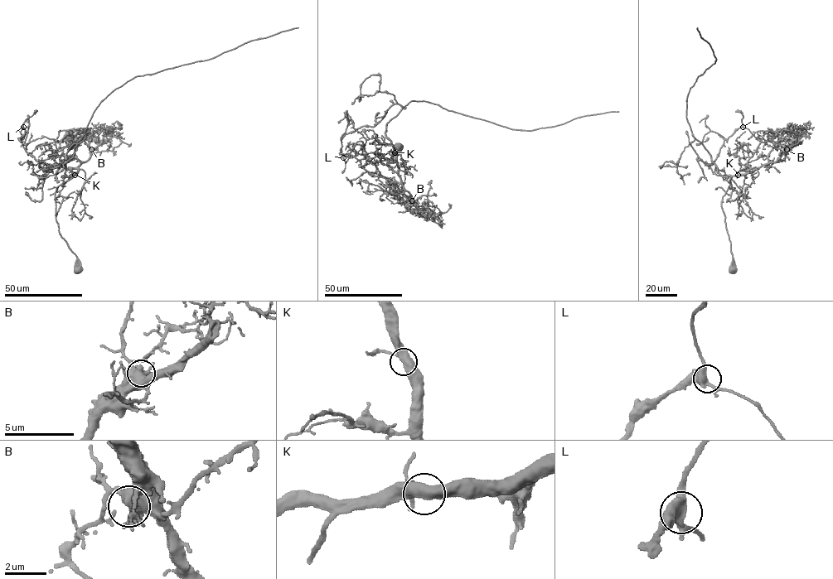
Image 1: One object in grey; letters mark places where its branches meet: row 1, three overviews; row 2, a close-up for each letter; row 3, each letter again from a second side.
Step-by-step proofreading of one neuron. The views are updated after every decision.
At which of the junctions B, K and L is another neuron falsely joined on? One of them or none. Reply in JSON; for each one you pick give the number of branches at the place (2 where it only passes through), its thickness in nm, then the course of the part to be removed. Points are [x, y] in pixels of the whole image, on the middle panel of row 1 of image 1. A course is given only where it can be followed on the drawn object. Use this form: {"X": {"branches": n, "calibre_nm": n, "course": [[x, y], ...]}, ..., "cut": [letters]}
{"cut": []}

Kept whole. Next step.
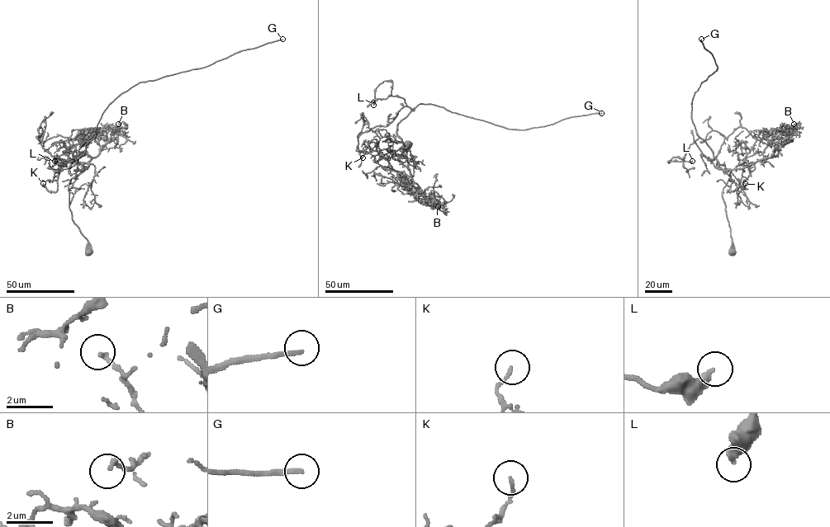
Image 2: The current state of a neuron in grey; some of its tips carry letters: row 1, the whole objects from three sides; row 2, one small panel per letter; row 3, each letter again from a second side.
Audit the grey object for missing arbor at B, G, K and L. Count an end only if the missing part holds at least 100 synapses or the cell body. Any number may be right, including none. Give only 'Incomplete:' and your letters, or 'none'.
Incomplete: G

